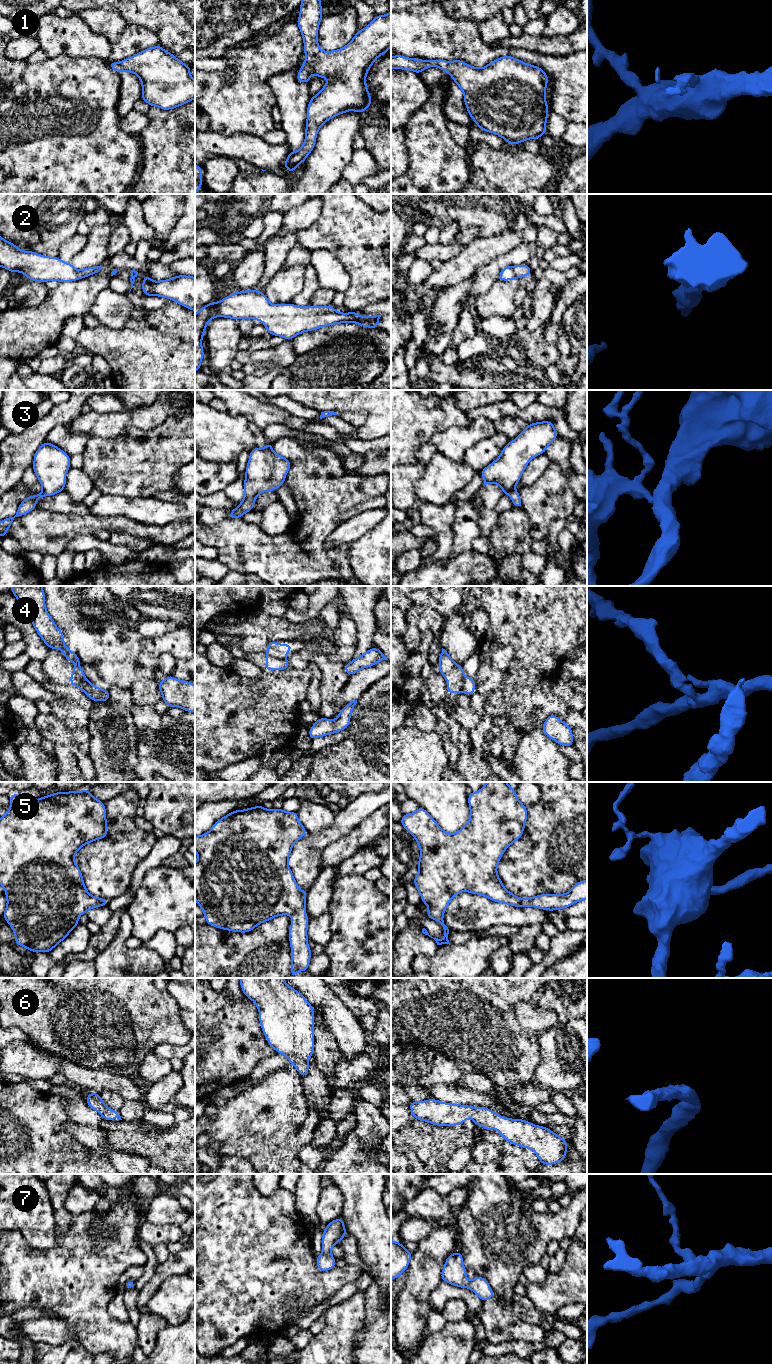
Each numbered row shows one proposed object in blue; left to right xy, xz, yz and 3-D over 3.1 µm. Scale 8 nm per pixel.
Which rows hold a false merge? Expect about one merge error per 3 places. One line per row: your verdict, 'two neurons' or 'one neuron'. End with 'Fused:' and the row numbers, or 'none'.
1: one neuron
2: one neuron
3: two neurons
4: two neurons
5: one neuron
6: one neuron
7: one neuron
Fused: 3, 4

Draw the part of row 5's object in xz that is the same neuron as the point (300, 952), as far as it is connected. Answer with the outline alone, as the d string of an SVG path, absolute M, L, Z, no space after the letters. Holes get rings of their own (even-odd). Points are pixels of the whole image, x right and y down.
M259 805L245 810L235 810L215 822L207 833L200 836L195 836L195 851L198 854L198 859L195 862L195 893L197 894L195 903L203 909L203 915L206 918L206 923L223 930L246 933L252 931L257 925L274 919L276 916L291 915L292 922L289 928L289 941L292 957L291 978L294 978L296 973L299 971L308 971L308 966L312 955L311 948L307 944L307 929L309 920L305 912L308 890L303 891L298 887L293 873L288 866L288 859L294 843L300 840L307 832L308 831L305 829L305 827L299 822L297 812L287 812L283 809L267 810L262 805Z

